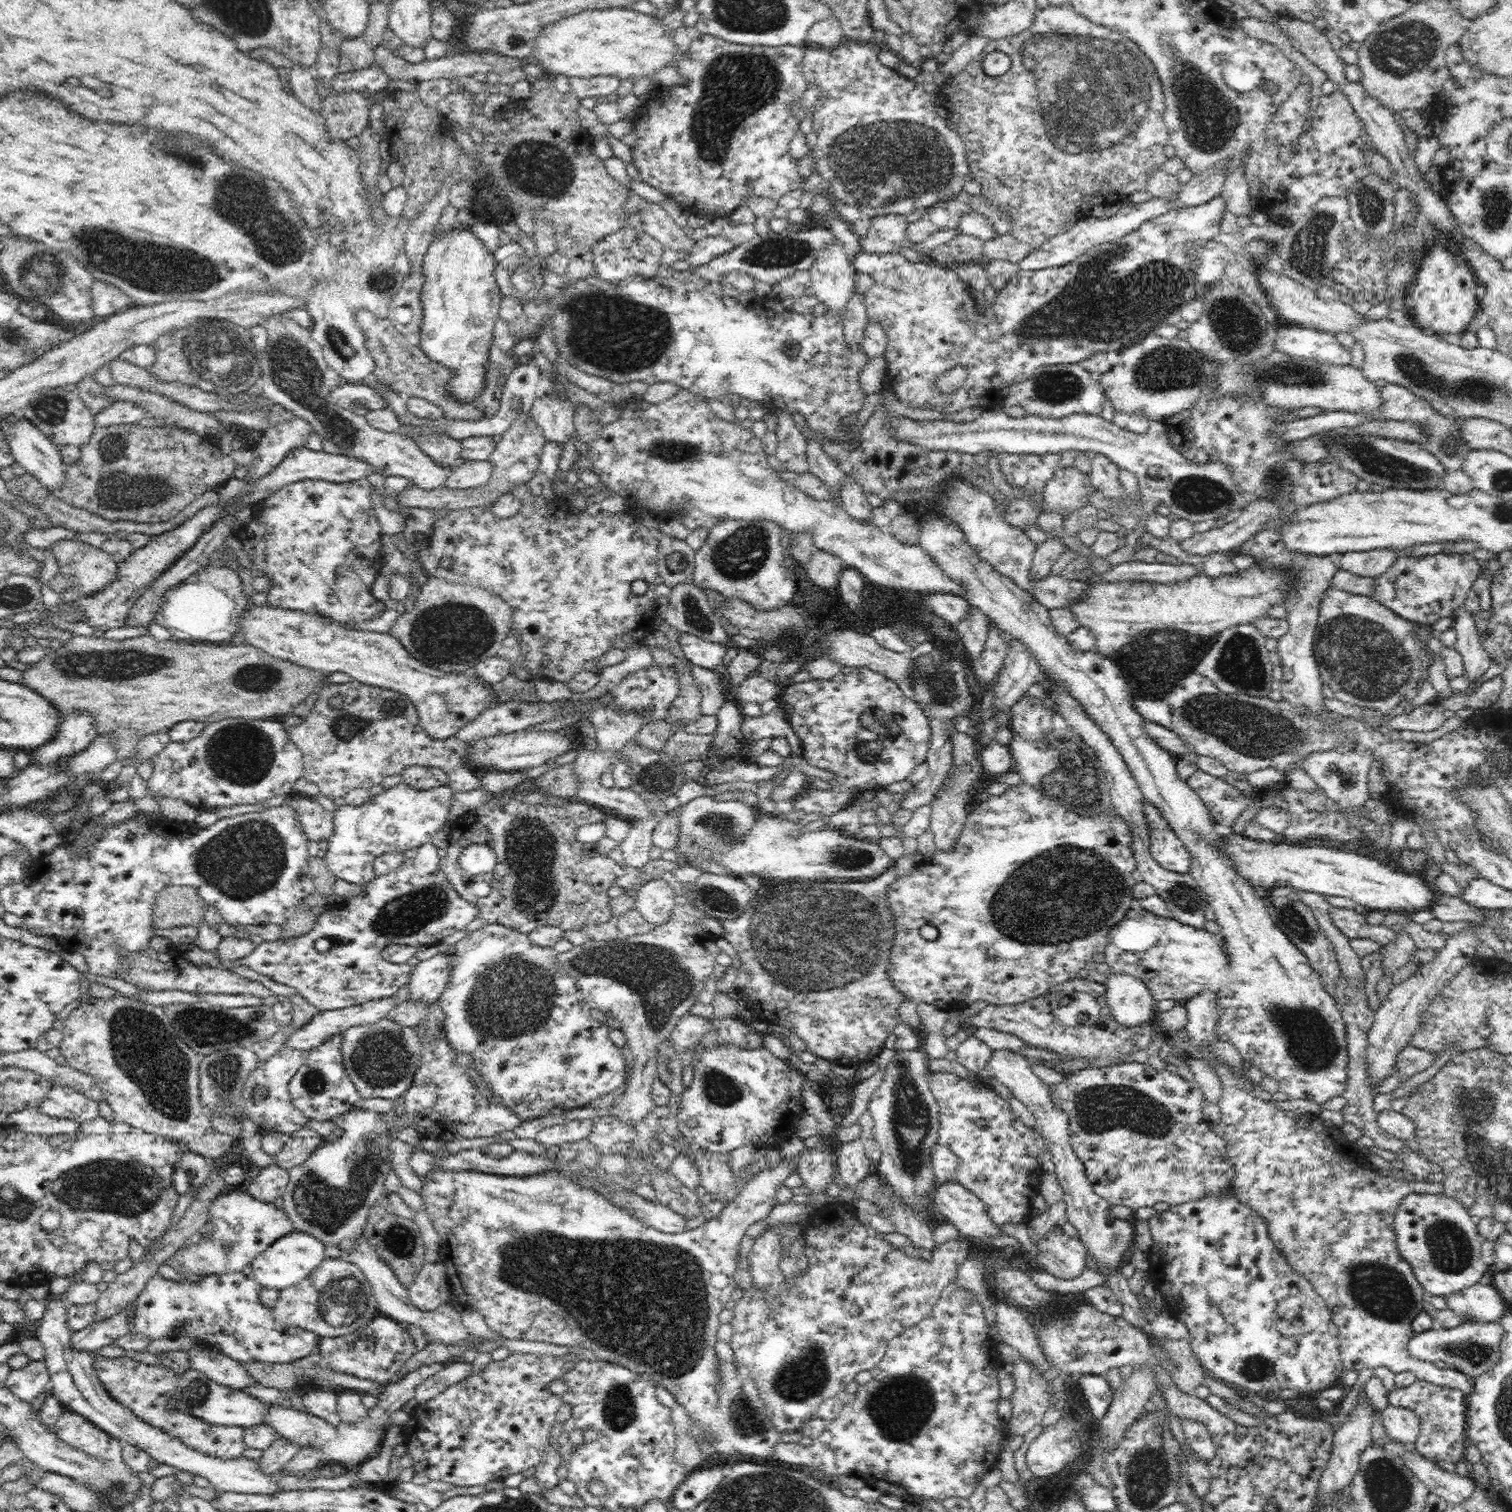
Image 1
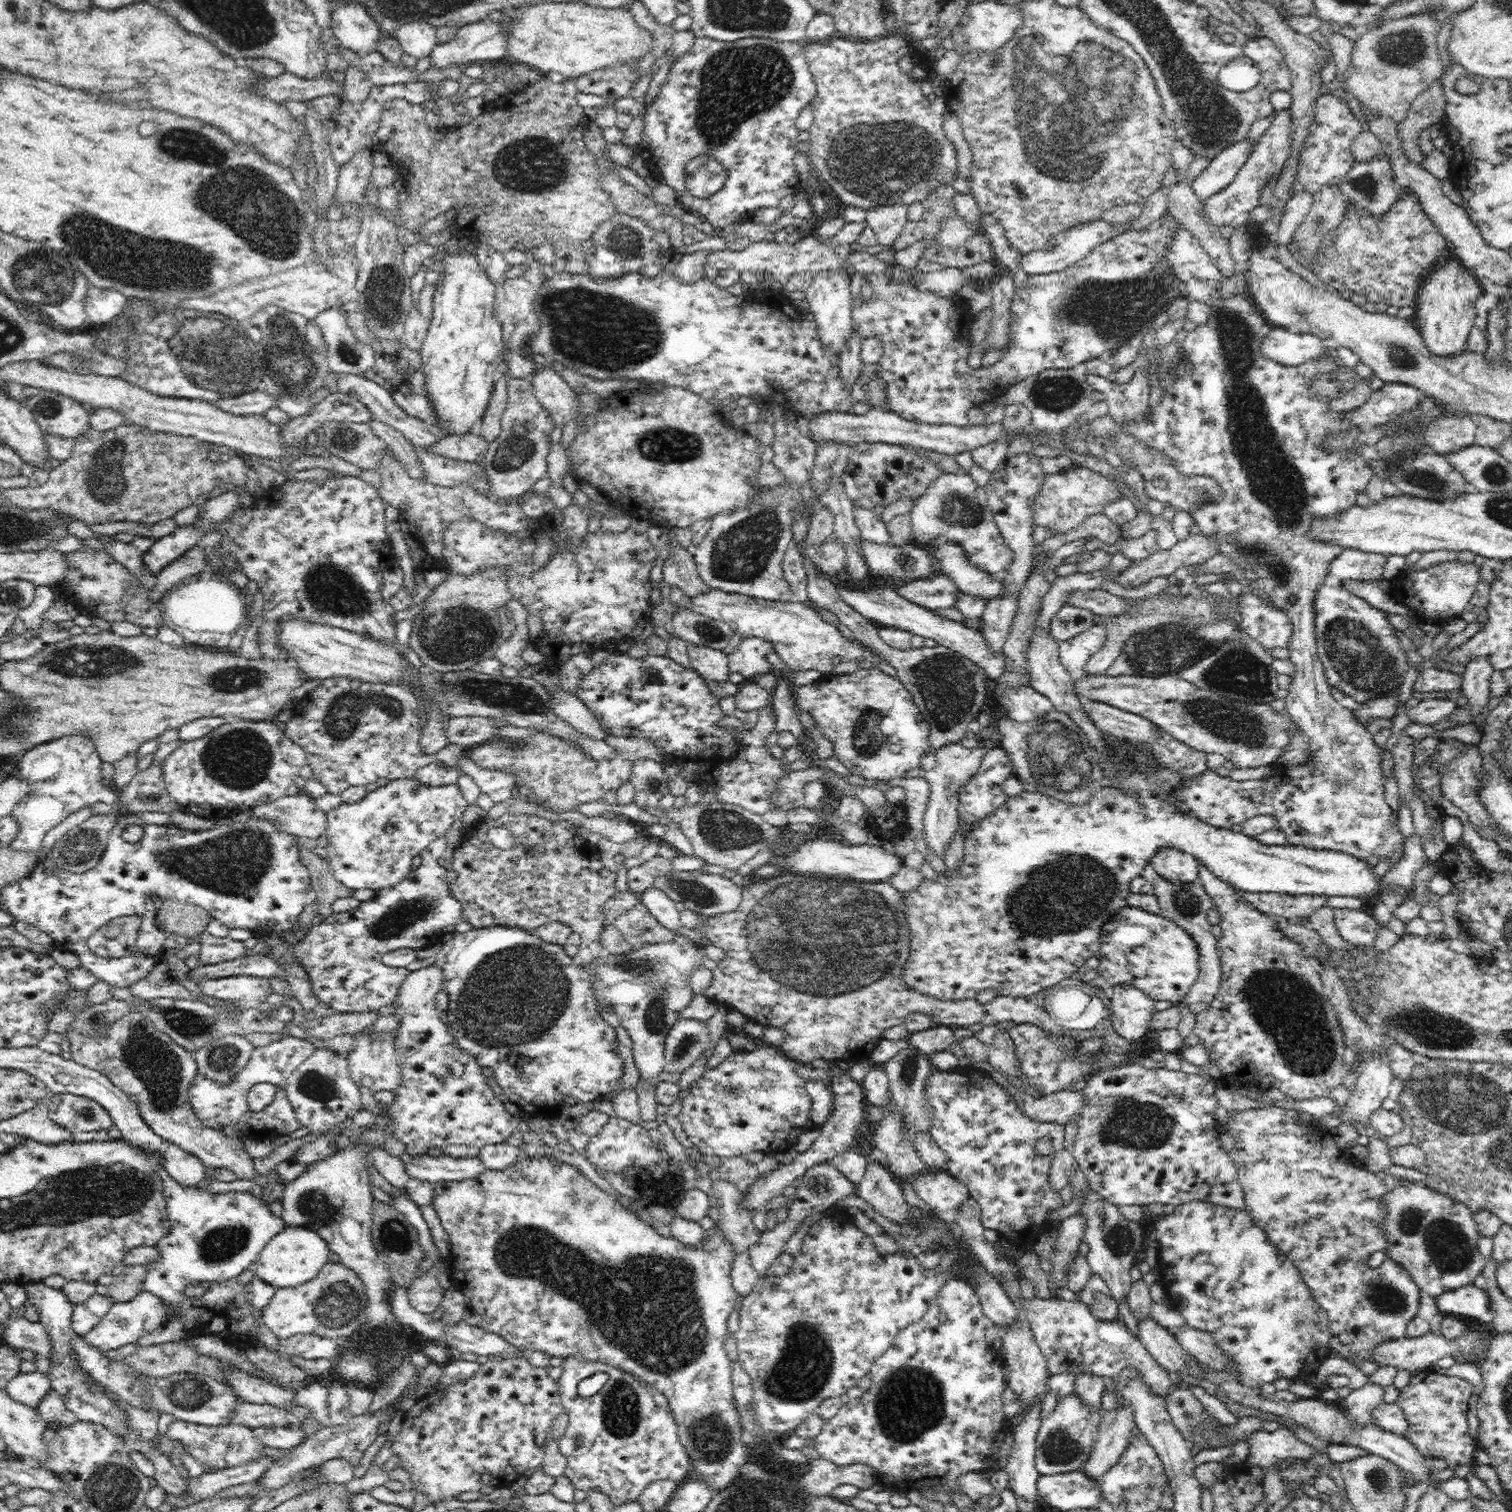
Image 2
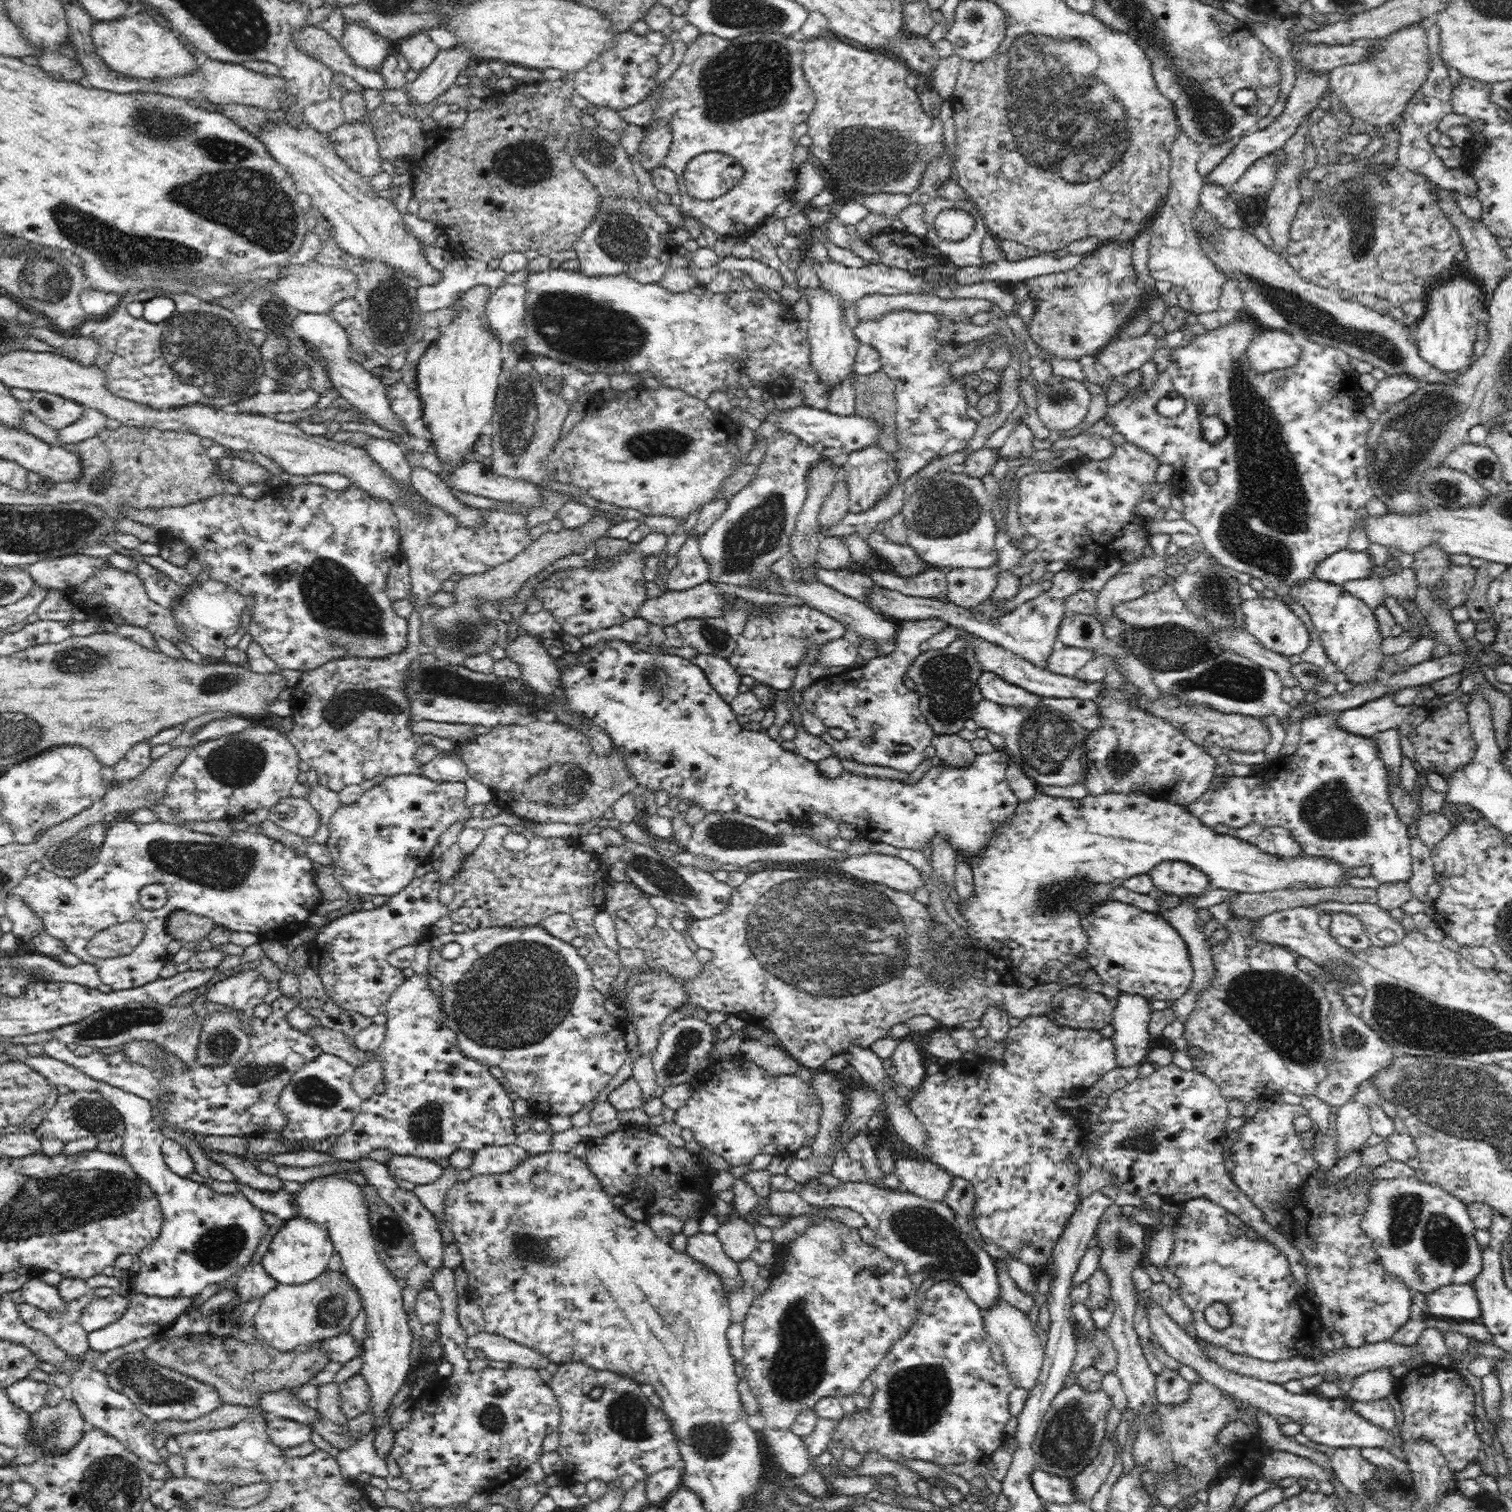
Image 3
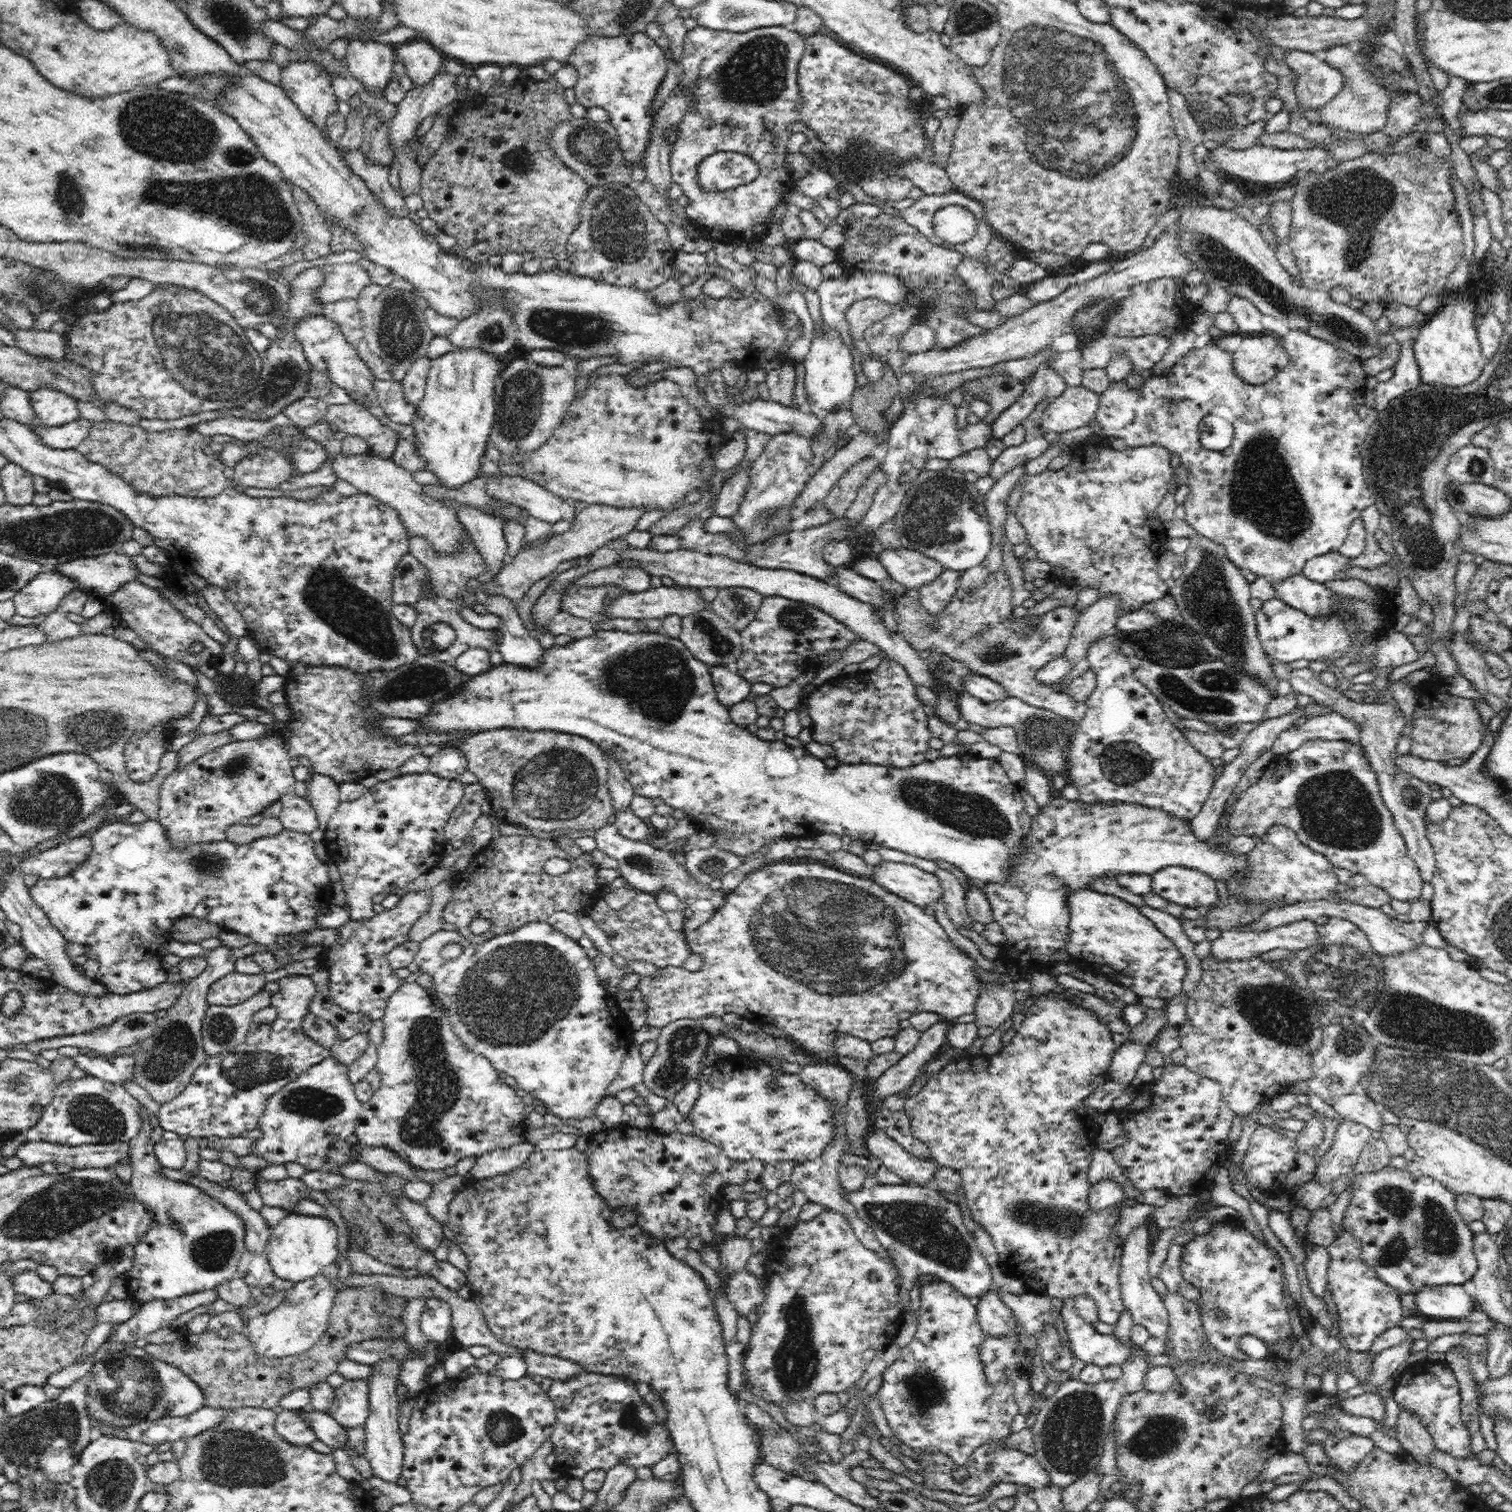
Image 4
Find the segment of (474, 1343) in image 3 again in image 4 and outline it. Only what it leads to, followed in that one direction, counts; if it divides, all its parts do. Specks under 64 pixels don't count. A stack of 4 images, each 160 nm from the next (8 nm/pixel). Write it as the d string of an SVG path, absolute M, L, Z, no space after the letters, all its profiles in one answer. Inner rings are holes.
M523 1349L521 1354L528 1366L529 1375L540 1375L554 1381L568 1382L572 1378L578 1378L584 1369L576 1362L559 1358L554 1355L543 1355L530 1349Z

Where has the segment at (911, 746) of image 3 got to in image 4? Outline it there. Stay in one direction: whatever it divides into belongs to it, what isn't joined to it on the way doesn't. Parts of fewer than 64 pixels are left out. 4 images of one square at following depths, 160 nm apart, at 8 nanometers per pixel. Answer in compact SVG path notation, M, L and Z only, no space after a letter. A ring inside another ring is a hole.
M944 569L936 580L922 585L916 592L921 608L930 614L940 614L958 590L962 573L962 570ZM888 656L883 657L874 670L858 670L853 677L841 672L837 679L827 680L804 699L812 717L812 738L817 743L834 747L835 756L845 765L868 763L896 768L916 766L924 762L929 749L928 740L931 738L925 707L916 692L916 684L908 671Z

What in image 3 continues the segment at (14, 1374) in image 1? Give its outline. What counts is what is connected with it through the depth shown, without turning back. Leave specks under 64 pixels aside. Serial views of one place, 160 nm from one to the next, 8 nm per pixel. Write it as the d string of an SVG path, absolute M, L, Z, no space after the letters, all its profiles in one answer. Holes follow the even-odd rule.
M28 1377L8 1386L5 1392L15 1406L32 1414L45 1406L48 1386L49 1384L46 1382L36 1381Z

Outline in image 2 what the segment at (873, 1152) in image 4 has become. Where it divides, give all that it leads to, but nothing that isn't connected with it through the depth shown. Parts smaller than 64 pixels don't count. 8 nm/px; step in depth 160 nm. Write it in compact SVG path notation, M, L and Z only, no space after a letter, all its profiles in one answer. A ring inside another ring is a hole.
M926 1170L908 1181L916 1194L936 1212L956 1210L968 1200L968 1187L949 1173Z

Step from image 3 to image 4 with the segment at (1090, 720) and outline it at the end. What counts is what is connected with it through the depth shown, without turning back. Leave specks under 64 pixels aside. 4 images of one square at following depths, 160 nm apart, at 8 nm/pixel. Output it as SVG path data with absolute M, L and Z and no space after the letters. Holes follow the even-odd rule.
M1002 568L989 574L986 582L972 592L959 587L940 614L930 614L923 610L915 592L896 595L894 618L897 632L917 651L936 649L942 655L966 663L970 672L986 675L1000 683L1008 696L1020 698L1032 706L1050 709L1060 718L1078 725L1086 714L1086 703L1058 692L1053 686L1038 682L1035 674L1047 662L1064 655L1080 612L1070 605L1062 605L1045 612L1038 618L1038 622L1027 624L1023 618L1010 619L1015 608L1010 601L1011 596L1010 579ZM934 621L937 621L939 627L930 629Z

